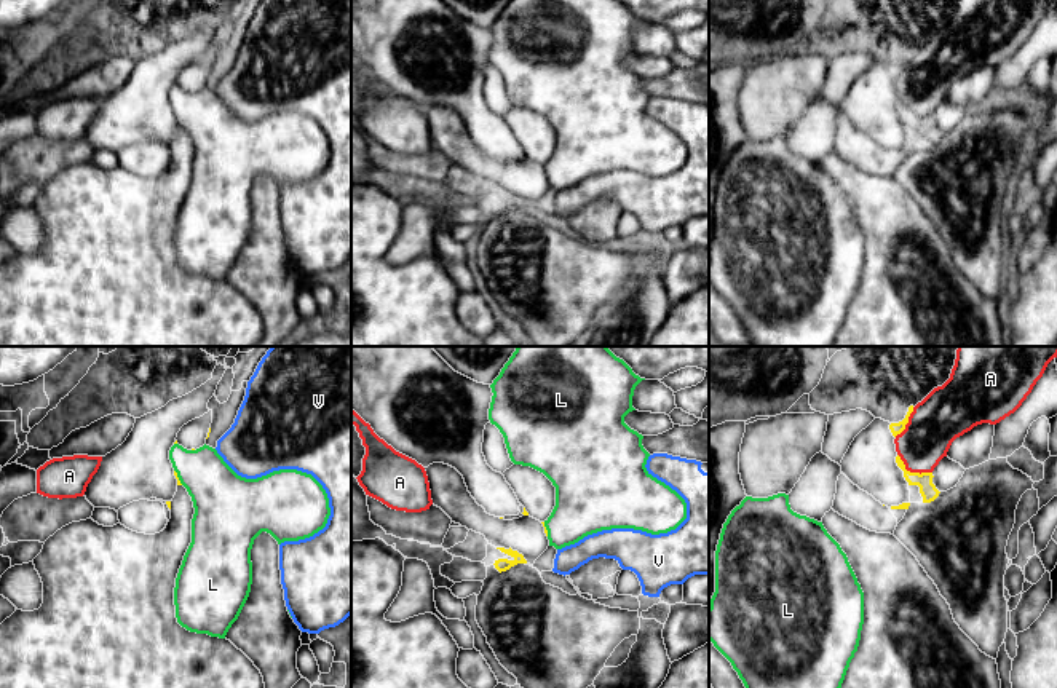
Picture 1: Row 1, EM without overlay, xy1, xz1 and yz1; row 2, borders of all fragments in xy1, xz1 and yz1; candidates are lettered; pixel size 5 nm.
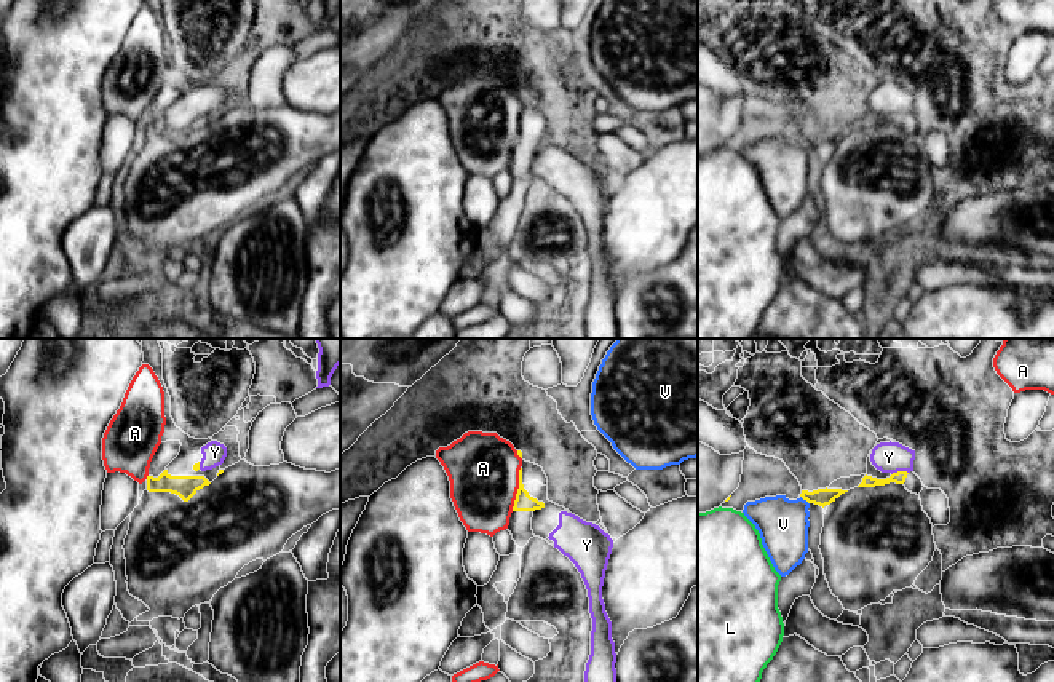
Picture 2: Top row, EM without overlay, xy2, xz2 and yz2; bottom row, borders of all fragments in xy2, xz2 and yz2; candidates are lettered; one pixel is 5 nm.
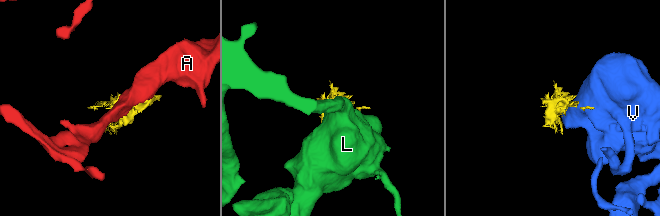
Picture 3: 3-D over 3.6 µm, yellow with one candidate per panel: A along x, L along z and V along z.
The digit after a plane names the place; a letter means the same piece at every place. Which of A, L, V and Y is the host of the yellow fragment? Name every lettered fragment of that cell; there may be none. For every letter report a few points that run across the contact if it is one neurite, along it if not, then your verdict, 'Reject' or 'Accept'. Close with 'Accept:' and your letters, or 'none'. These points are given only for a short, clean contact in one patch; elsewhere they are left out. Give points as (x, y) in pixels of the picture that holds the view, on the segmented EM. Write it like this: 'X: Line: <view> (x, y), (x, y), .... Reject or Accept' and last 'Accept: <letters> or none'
A: Reject
L: Reject
V: Reject
Y: Line: yz2 (899, 478), (899, 471), (888, 457). Accept
Accept: Y

